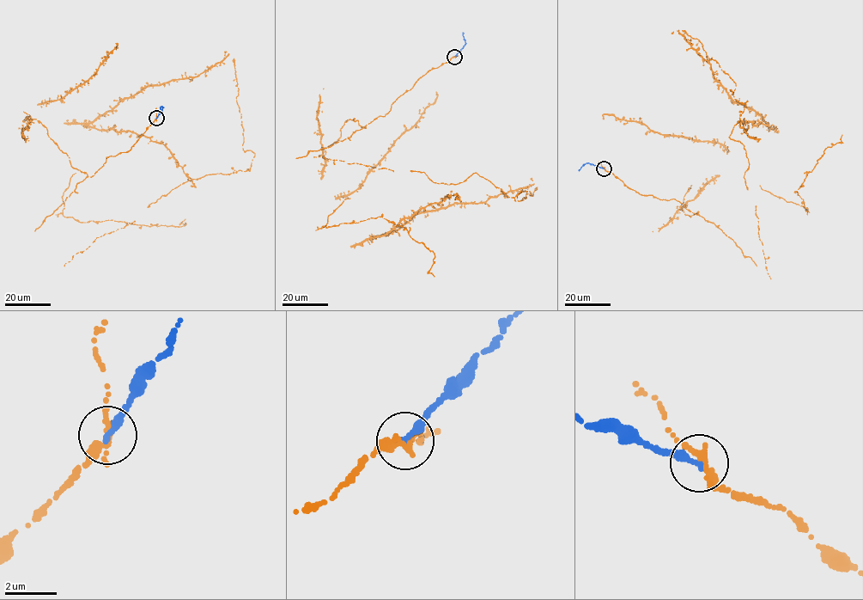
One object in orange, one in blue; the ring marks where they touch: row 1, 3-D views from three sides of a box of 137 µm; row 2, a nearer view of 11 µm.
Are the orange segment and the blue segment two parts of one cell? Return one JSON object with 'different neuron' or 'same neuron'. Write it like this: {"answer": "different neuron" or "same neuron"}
{"answer": "same neuron"}

